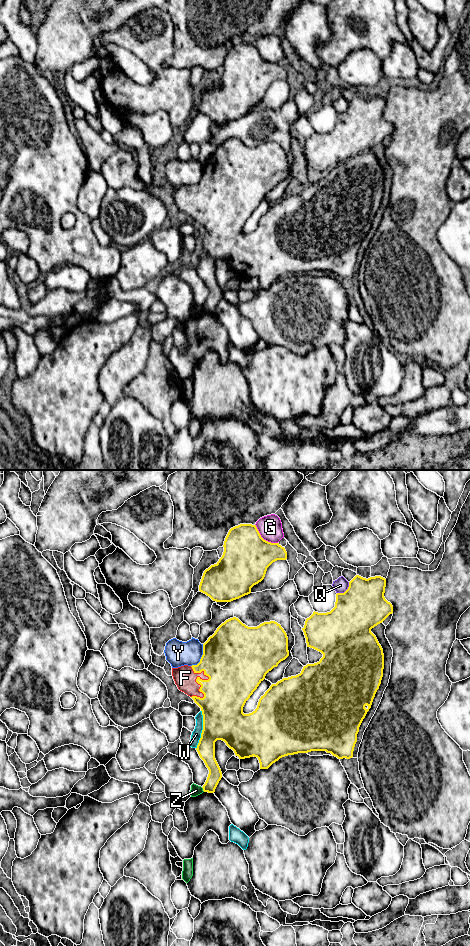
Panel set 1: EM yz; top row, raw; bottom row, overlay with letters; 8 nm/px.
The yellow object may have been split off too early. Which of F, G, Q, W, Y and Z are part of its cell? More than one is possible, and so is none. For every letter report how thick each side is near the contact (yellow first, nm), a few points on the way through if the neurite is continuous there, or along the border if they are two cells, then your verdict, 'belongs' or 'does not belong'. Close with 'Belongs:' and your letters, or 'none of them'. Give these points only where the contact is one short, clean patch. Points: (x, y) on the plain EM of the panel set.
F: 380/170 nm | belongs
G: 380/190 nm | does not belong
Q: 380/120 nm | does not belong
W: 340/80 nm | does not belong
Y: 480/200 nm | does not belong
Z: 110/90 nm | along yz (201, 307), (204, 311) | does not belong
Belongs: F

